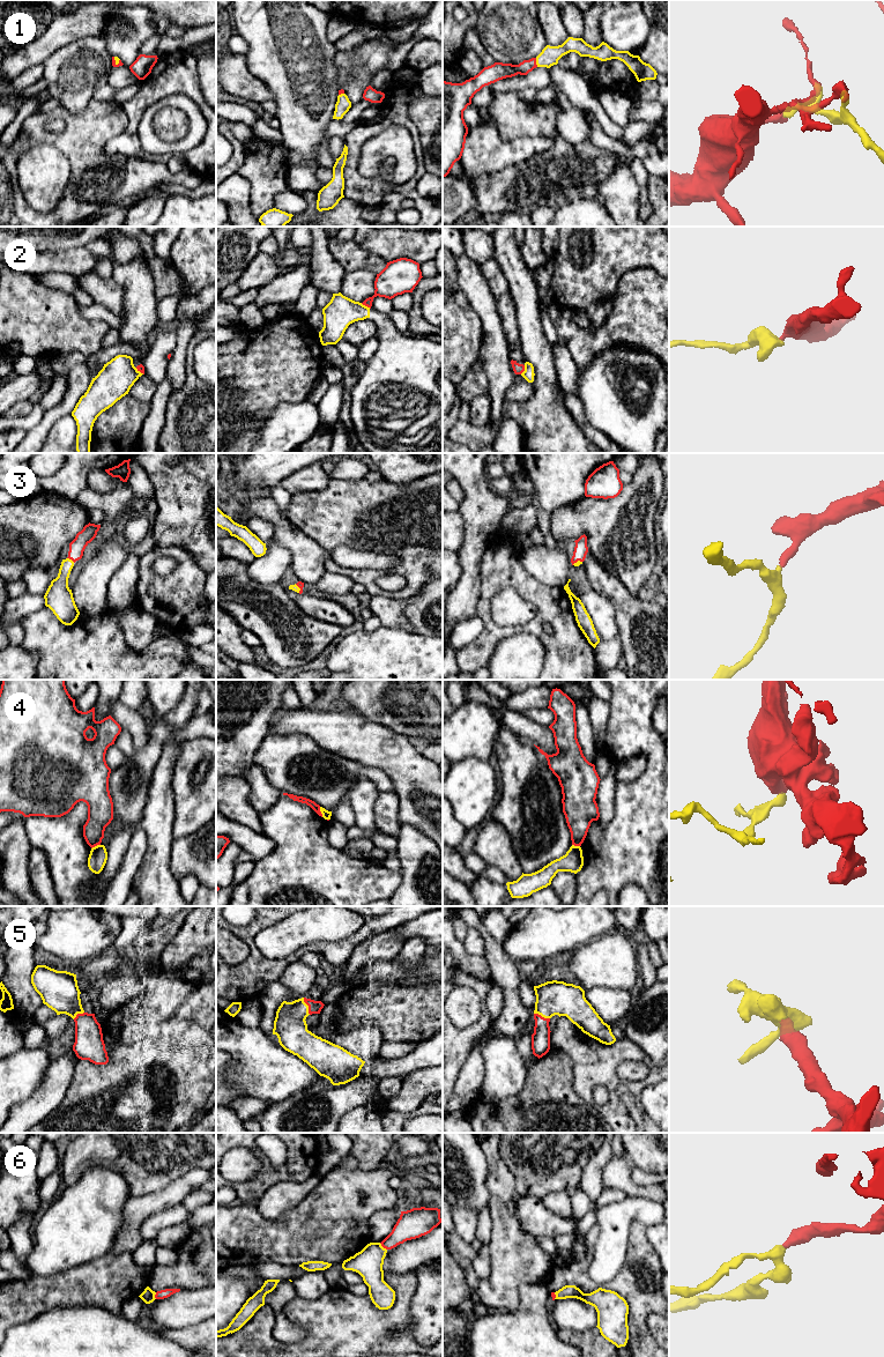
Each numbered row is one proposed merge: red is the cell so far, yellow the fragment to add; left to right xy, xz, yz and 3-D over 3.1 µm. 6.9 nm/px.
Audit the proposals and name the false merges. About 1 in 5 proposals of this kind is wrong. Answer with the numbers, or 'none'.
2, 4

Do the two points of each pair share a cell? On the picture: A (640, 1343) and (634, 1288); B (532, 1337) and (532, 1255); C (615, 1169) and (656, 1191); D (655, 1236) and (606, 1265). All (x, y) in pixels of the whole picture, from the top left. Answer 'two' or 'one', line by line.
A: one
B: two
C: one
D: two

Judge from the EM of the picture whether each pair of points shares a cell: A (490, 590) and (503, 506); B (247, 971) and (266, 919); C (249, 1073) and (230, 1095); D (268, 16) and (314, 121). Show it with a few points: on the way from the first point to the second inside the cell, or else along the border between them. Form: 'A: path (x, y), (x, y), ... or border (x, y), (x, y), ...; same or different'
A: border (500, 528), (489, 543); different
B: path (252, 958), (251, 933), (253, 931); same
C: border (228, 1082), (246, 1096); different
D: path (287, 43), (288, 51), (303, 75), (305, 95); same

